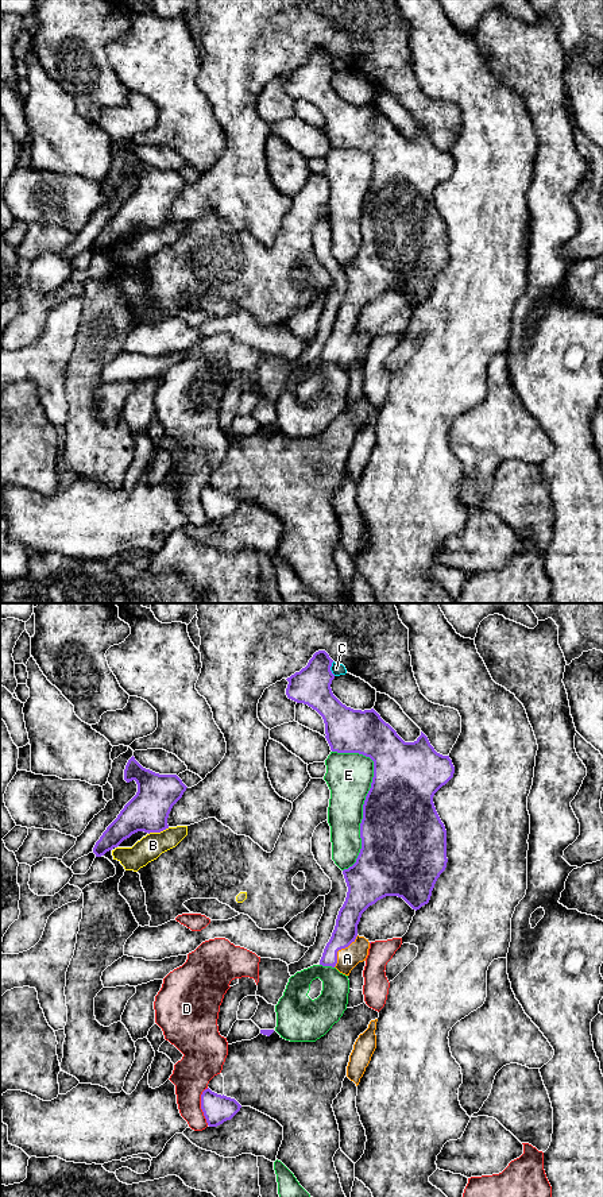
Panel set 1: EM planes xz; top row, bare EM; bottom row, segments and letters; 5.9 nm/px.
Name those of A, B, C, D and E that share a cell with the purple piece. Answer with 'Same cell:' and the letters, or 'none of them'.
Same cell: A

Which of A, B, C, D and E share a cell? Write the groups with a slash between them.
A / B / C / D / E

